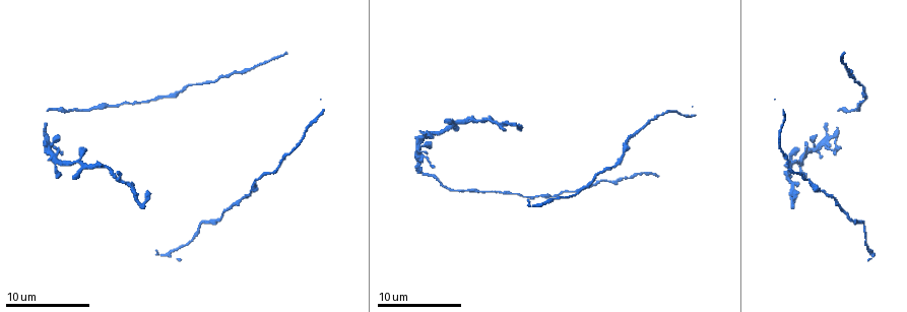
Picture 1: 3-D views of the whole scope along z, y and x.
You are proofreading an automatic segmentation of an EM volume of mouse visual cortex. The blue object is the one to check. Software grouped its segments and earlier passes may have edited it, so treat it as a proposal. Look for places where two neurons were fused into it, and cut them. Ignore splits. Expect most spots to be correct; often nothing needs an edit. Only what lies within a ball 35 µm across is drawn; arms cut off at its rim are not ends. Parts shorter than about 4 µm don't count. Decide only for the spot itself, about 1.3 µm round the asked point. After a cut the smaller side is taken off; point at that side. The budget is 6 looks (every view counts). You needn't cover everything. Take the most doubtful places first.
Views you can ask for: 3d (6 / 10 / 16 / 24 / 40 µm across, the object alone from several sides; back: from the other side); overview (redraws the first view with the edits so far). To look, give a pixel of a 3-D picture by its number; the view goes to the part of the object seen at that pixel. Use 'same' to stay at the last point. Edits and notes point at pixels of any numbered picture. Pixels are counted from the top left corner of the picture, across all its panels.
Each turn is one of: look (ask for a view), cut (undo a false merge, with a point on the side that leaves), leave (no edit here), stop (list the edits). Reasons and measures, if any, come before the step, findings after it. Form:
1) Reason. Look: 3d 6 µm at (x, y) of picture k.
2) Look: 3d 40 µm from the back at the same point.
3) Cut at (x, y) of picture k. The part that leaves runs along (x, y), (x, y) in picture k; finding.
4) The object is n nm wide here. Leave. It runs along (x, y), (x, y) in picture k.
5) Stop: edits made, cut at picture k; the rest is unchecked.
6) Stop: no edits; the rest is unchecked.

Look: 3d 10 µm at (139, 205) of picture 1.

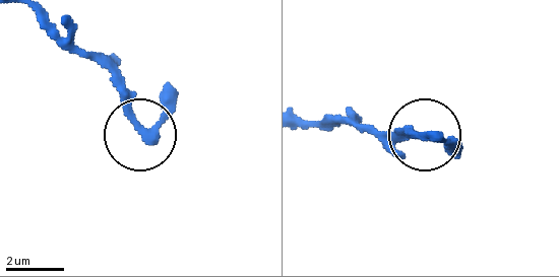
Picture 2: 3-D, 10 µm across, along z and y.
Look: 3d 6 µm at (144, 132) of picture 2.

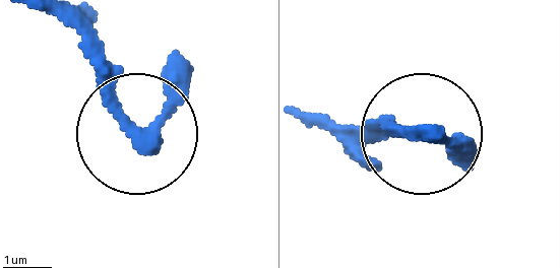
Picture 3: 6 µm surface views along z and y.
The object is 290 nm wide here. Leave. It runs along (51, 16), (132, 134) in picture 3; all the same neuron.

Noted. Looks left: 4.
Calibre changes. Look: 3d 10 µm at (788, 162) of picture 1.

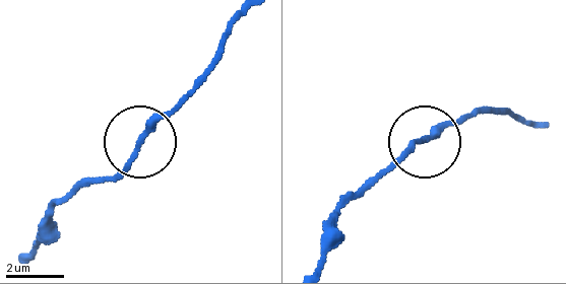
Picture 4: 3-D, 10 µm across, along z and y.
Zoom in. Look: 3d 6 µm at (424, 140) of picture 4.

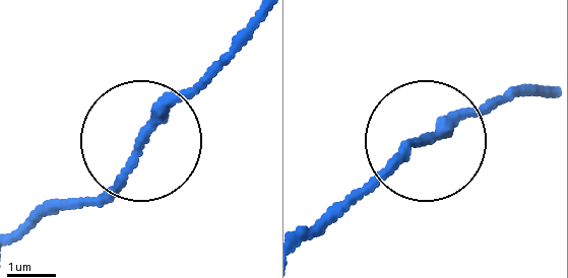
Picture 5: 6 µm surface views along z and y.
Leave. All the same neuron.

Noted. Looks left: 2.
Look: 3d 6 µm at (864, 220) of picture 1.

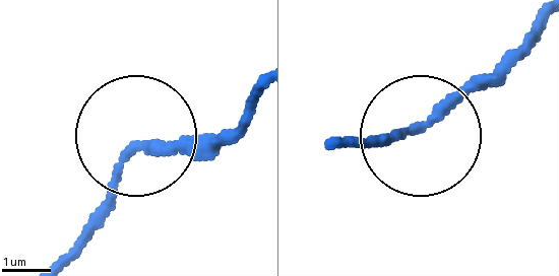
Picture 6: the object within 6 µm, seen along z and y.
The side arm is 9 µm long. Leave. All the same neuron.

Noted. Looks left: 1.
Stop: no edits; the rest is unchecked.

